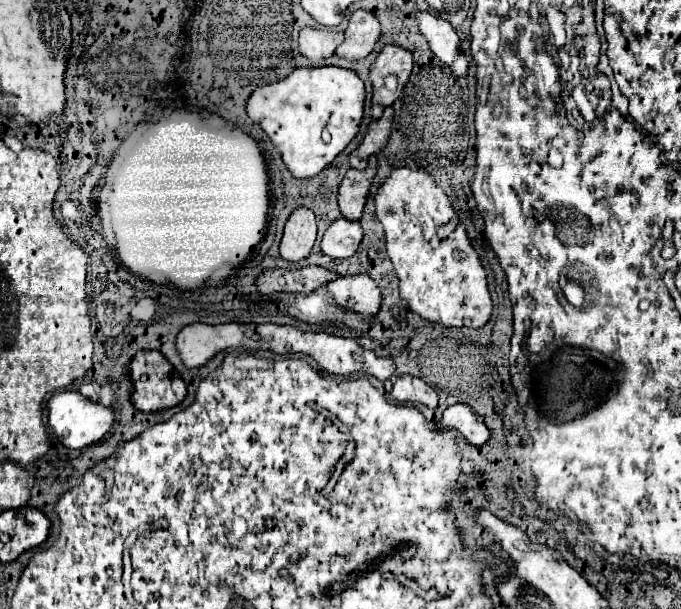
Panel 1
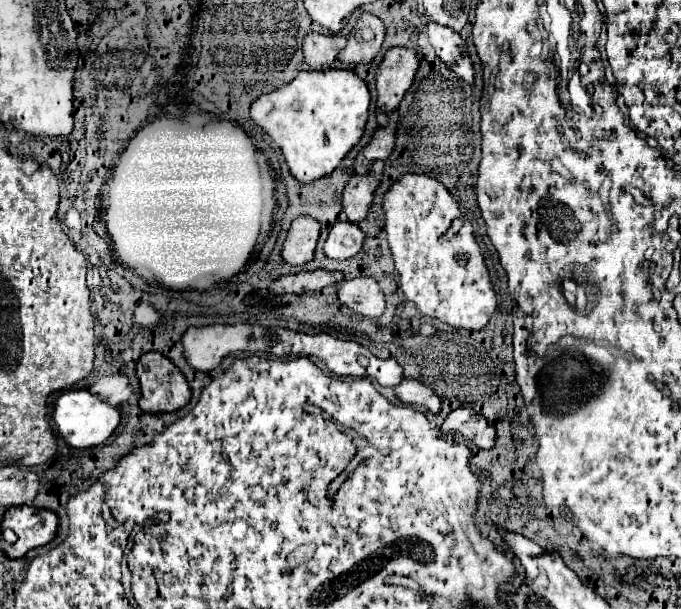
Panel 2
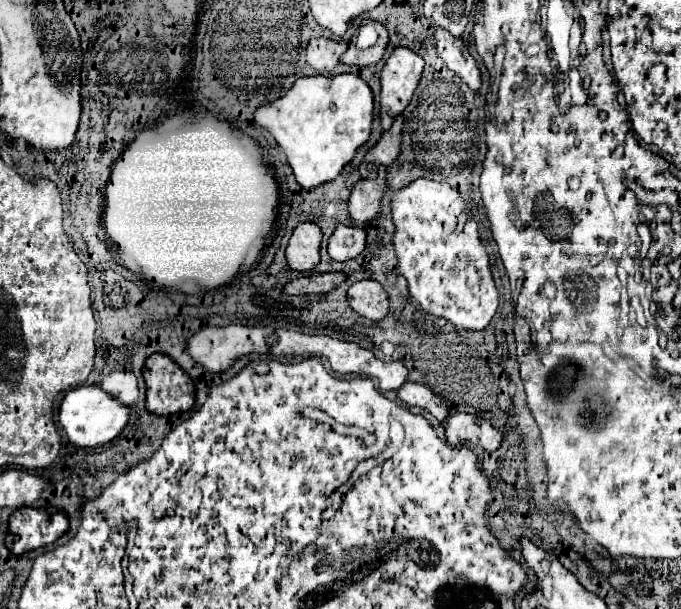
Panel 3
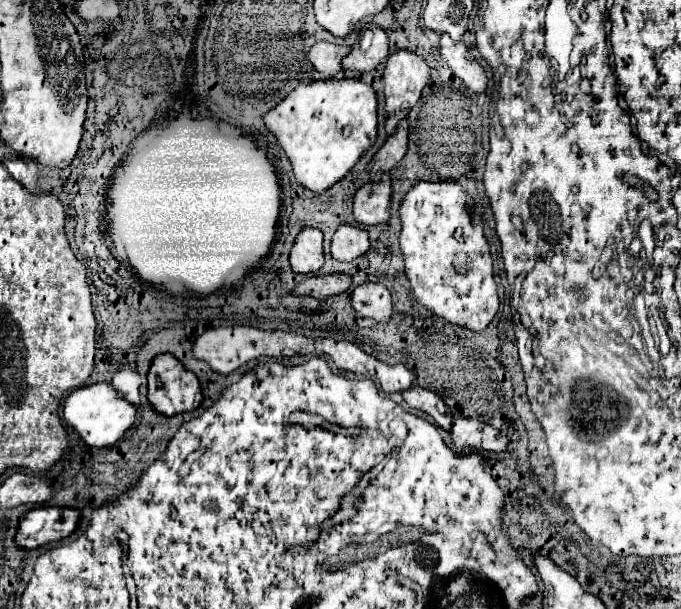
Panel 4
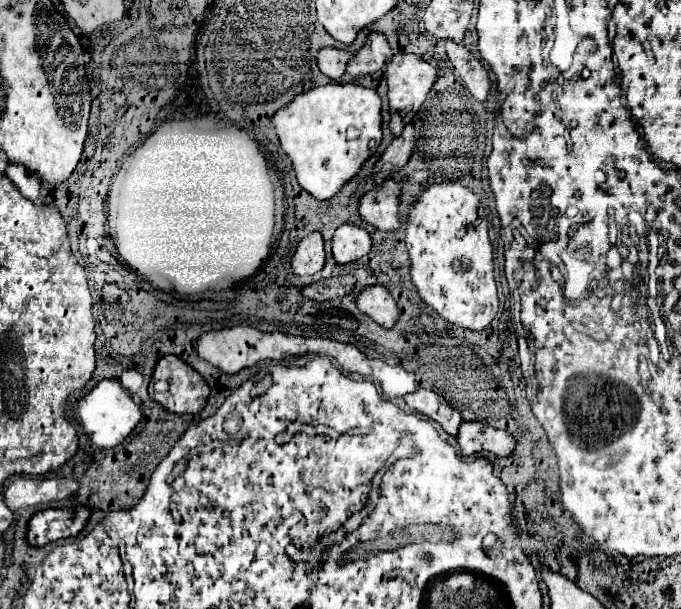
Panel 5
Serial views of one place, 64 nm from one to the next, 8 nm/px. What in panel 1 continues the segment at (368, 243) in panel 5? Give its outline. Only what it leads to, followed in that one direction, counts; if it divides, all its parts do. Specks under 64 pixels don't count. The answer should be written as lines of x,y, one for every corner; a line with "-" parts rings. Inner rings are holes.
338,218
330,224
322,238
322,252
330,258
350,258
362,240
360,222

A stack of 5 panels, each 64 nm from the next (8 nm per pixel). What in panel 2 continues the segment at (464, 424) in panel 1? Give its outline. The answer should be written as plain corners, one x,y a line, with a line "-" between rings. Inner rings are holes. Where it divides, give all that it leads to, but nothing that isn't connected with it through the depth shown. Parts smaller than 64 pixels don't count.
458,408
450,412
442,424
442,432
460,434
484,450
494,448
494,442
496,442
496,432
486,422
486,418
468,408

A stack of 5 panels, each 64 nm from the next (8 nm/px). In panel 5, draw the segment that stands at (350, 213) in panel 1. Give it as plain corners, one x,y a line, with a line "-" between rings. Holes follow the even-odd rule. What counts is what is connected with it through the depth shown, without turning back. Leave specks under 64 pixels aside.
388,178
380,190
368,192
360,202
360,216
378,230
396,232
400,228
400,186

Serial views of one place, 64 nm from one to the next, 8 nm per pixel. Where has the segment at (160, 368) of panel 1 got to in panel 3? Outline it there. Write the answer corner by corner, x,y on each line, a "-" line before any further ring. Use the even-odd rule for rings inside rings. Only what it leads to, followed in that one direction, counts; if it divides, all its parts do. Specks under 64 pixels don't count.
152,354
146,362
148,372
144,374
146,386
148,386
148,396
146,396
146,408
152,414
160,416
170,416
170,414
180,414
186,412
194,406
196,400
196,386
192,378
166,354

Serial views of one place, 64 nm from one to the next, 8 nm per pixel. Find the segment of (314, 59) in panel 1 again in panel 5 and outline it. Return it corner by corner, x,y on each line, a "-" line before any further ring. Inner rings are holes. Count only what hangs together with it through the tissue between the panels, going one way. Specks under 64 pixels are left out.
322,48
318,54
318,68
322,74
338,82
342,74
346,72
346,64
352,60
352,54
348,50
338,48

